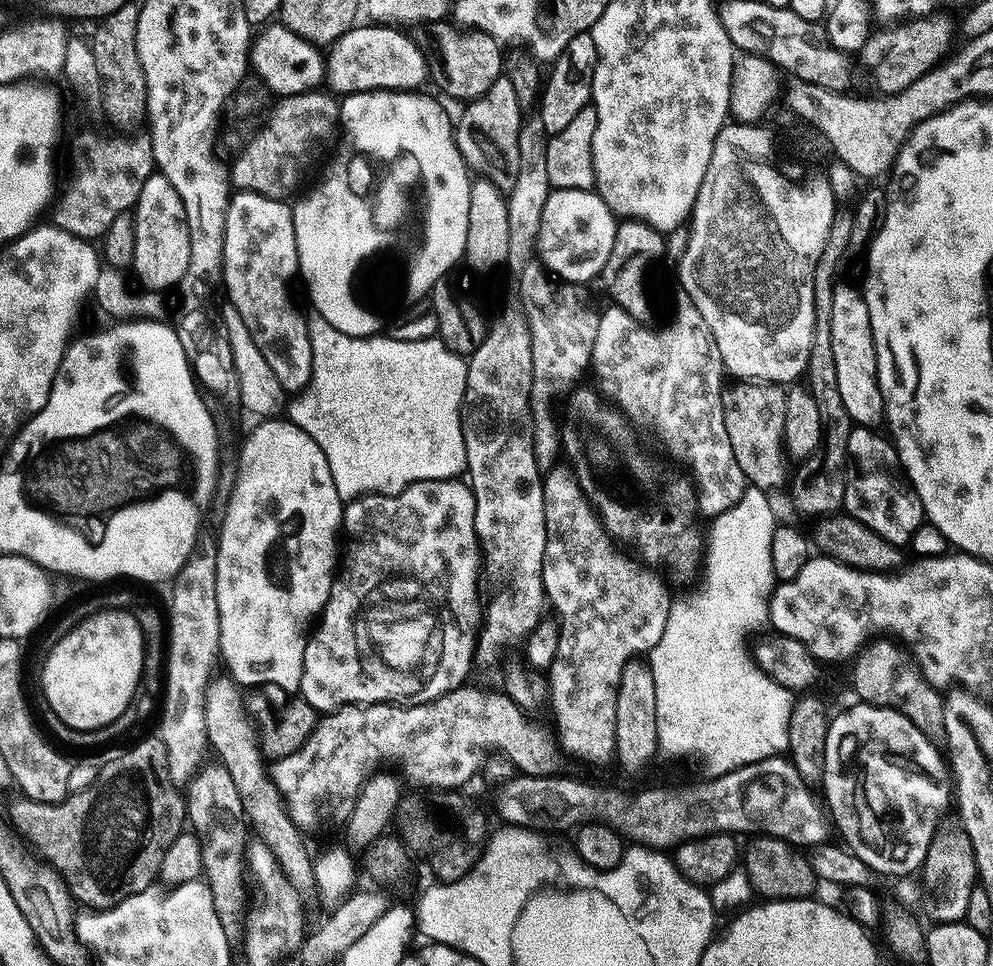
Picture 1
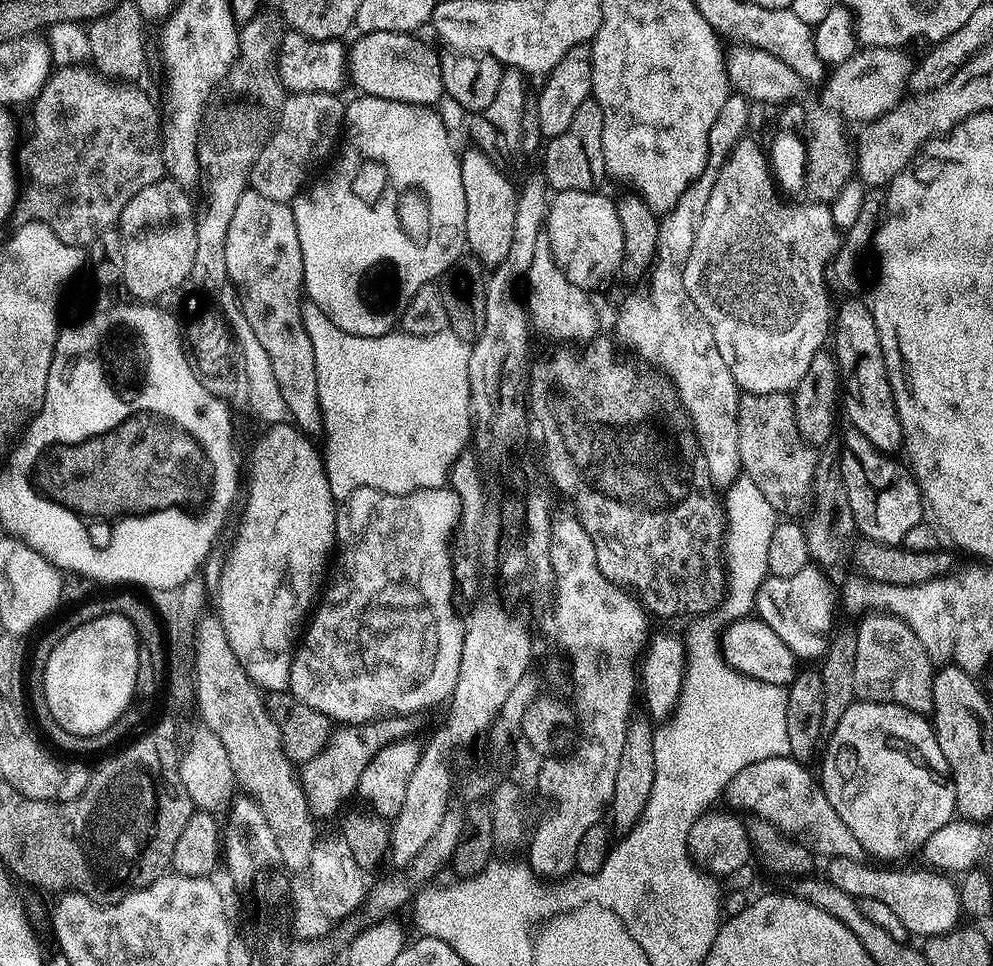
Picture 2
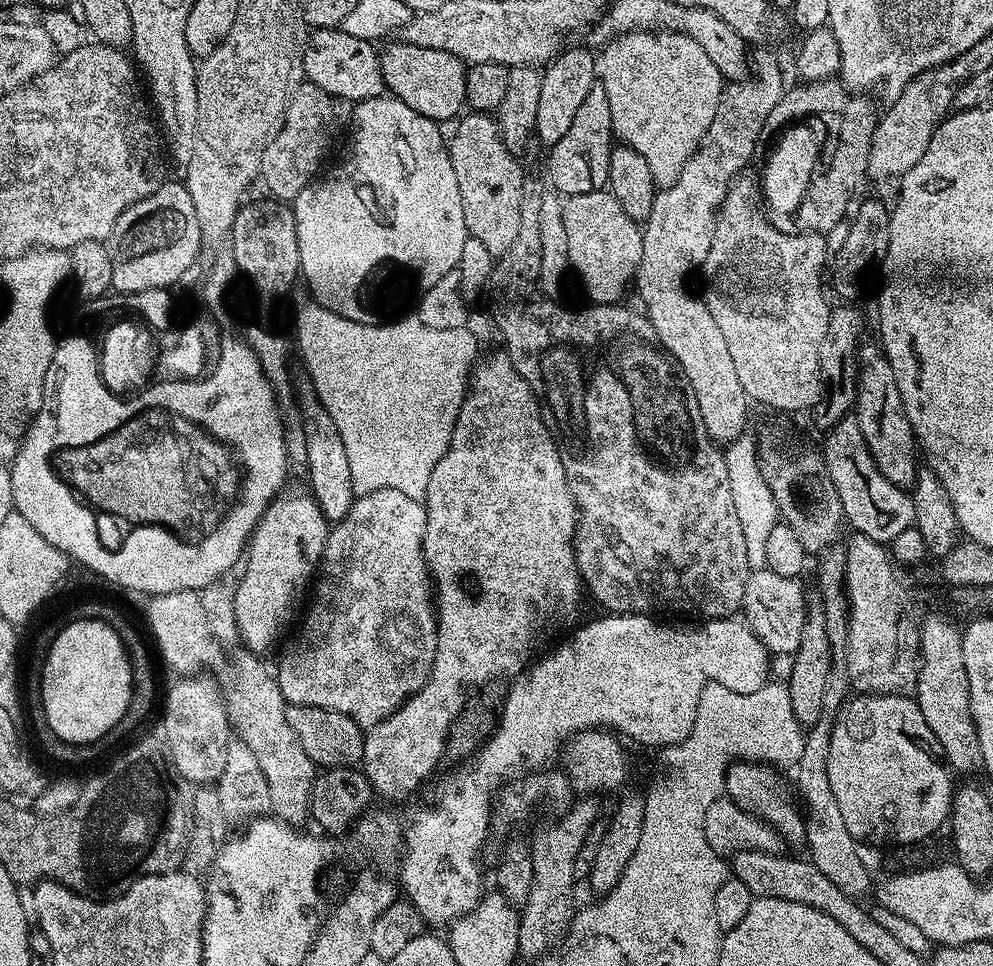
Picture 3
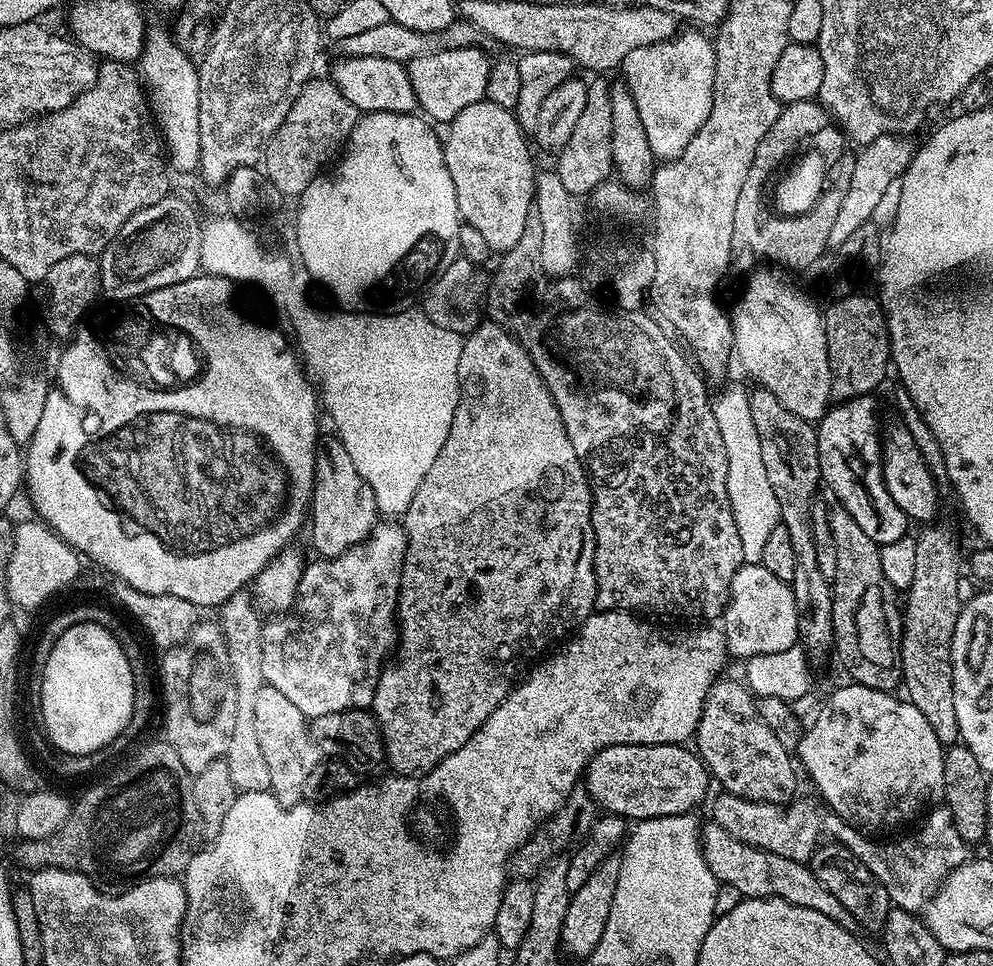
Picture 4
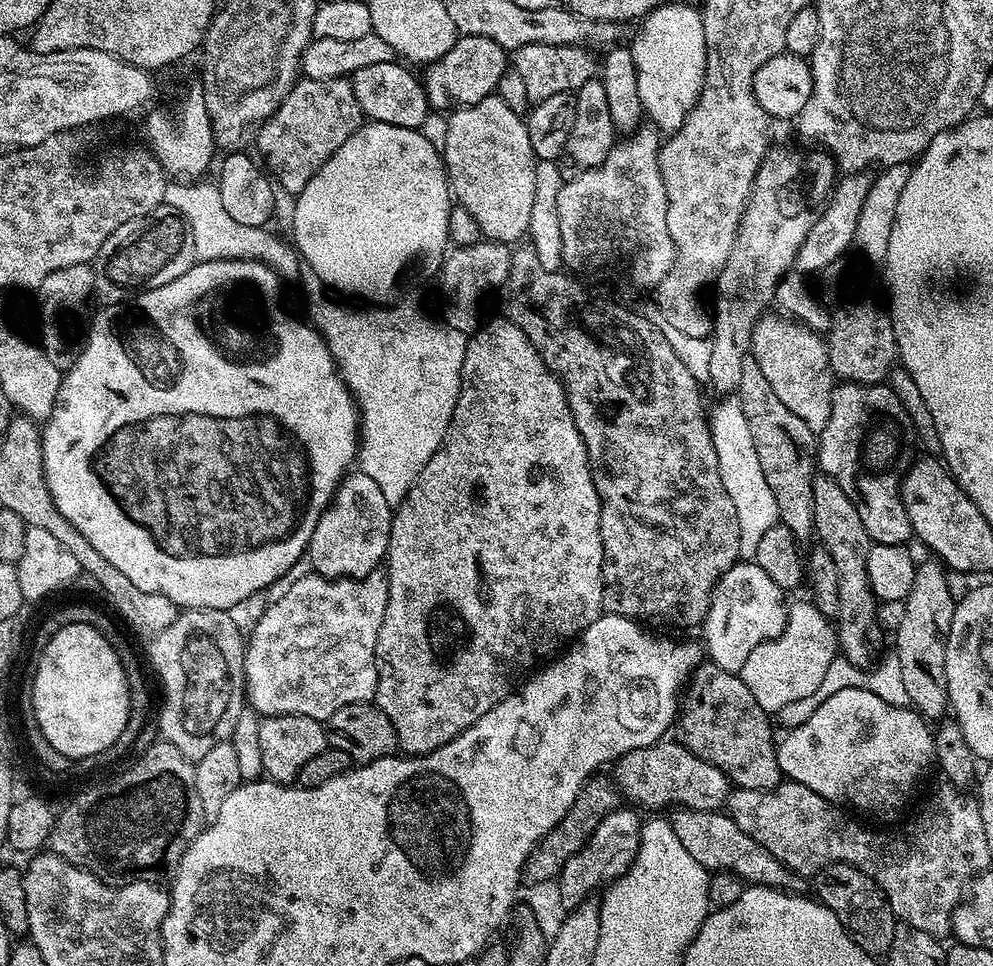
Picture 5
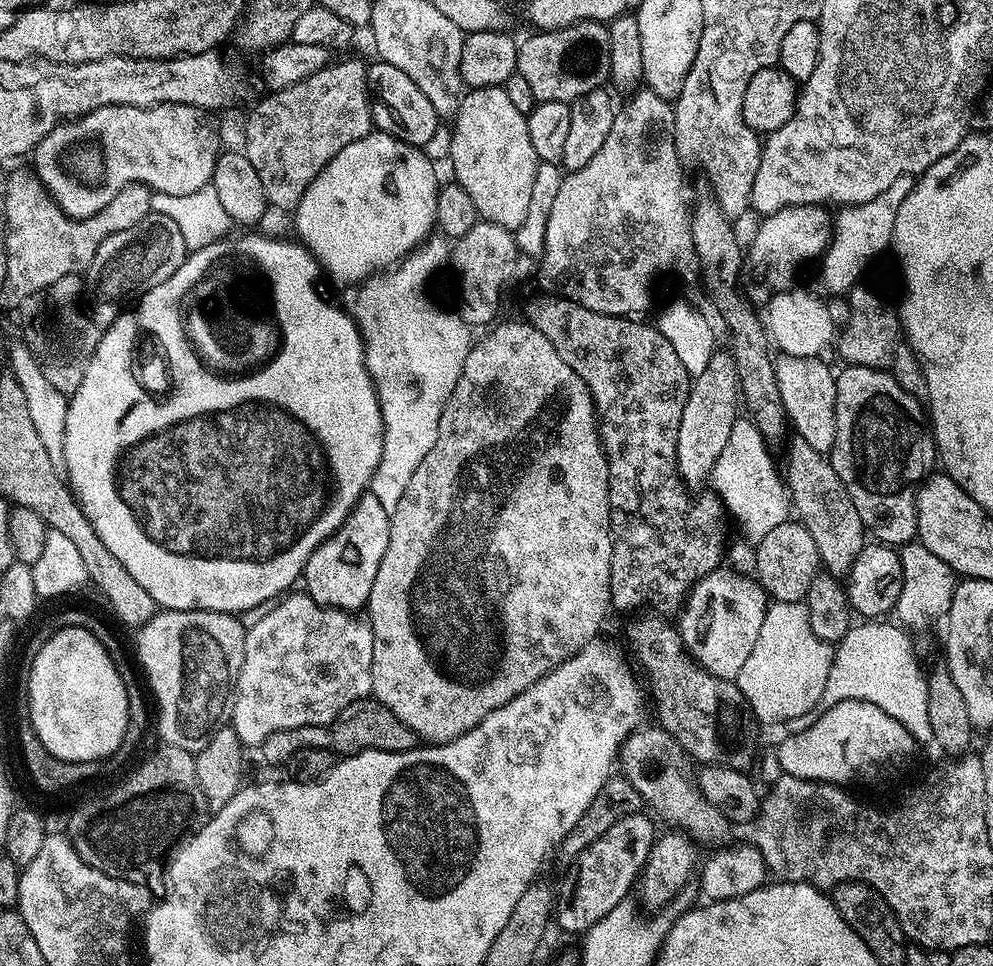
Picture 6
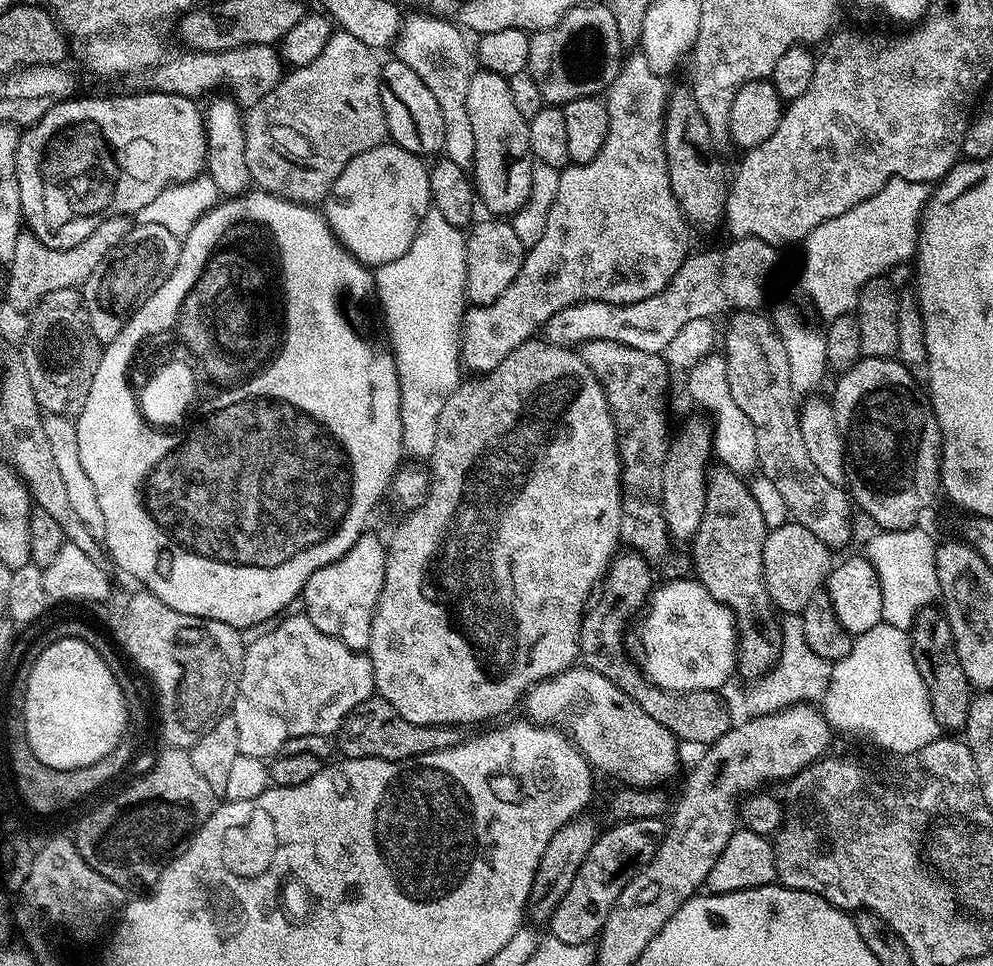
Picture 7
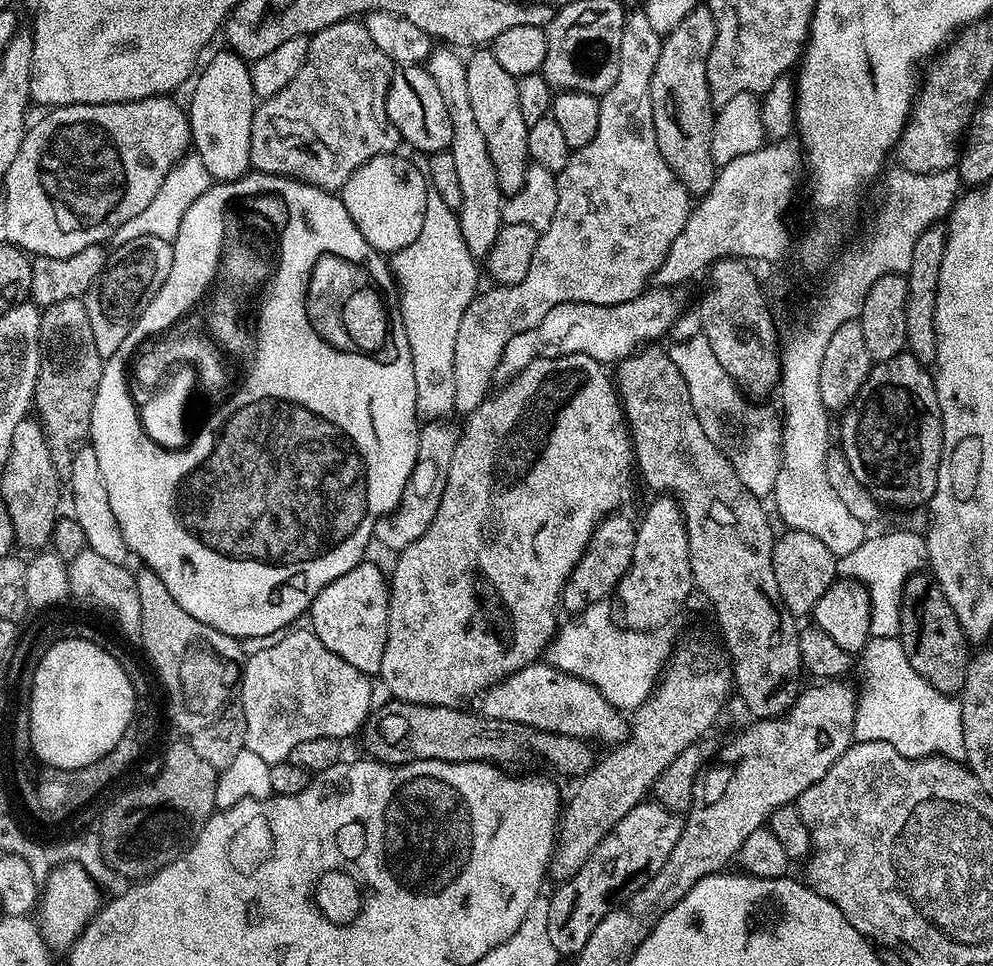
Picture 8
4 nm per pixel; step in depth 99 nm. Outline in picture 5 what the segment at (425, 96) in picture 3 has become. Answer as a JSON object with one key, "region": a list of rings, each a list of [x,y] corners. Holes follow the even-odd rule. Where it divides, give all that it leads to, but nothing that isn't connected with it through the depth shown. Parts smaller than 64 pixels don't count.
{"region":[[[460,36],[456,45],[442,58],[427,65],[425,76],[422,76],[424,93],[428,95],[428,103],[433,109],[455,109],[465,104],[477,104],[478,101],[493,95],[498,86],[498,78],[506,70],[504,64],[506,50],[498,46],[498,42],[490,42],[490,38],[477,36]]]}

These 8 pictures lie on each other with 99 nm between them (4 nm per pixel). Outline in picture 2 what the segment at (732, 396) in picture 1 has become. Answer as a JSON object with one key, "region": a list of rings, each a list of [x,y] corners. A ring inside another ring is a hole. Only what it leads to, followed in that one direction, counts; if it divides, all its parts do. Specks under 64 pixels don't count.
{"region":[[[789,393],[741,395],[738,406],[738,458],[743,475],[748,476],[758,490],[762,490],[766,502],[770,502],[781,517],[800,518],[811,509],[818,452],[798,434],[794,402]]]}

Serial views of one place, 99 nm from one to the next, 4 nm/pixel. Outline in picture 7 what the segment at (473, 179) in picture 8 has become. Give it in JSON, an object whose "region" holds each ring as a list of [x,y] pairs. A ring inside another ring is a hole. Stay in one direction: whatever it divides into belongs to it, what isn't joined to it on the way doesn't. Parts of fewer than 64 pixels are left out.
{"region":[[[412,14],[400,25],[400,36],[394,45],[395,59],[406,62],[422,82],[434,94],[442,110],[444,123],[443,155],[458,166],[471,169],[474,158],[474,129],[470,126],[470,113],[466,110],[466,93],[470,90],[470,78],[474,71],[474,56],[470,44],[464,41],[465,33],[451,19],[439,20],[436,16]]]}

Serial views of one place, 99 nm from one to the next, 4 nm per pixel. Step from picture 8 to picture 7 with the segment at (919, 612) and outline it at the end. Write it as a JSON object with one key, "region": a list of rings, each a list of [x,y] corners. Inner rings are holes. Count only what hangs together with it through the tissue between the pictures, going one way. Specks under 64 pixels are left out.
{"region":[[[939,607],[923,608],[914,618],[910,635],[914,666],[918,670],[918,674],[922,674],[922,682],[926,682],[934,718],[940,724],[941,729],[963,729],[966,718],[970,714],[974,689],[966,678],[966,670],[962,670],[962,662],[958,662],[958,650],[947,616]]]}

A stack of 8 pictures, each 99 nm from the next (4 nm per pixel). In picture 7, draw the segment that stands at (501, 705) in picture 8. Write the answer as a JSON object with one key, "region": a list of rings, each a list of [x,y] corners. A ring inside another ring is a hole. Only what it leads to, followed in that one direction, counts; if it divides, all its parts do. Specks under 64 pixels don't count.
{"region":[[[573,666],[567,668],[565,671],[554,675],[549,679],[544,679],[540,683],[536,683],[529,688],[524,699],[522,701],[522,709],[524,708],[523,715],[527,717],[531,722],[536,724],[543,724],[545,726],[555,726],[563,731],[567,732],[567,735],[571,738],[572,742],[587,758],[590,765],[592,765],[595,771],[600,771],[614,777],[619,778],[619,783],[626,785],[631,788],[654,788],[661,787],[663,783],[672,779],[678,772],[680,766],[680,756],[678,754],[677,748],[680,747],[679,741],[673,735],[672,732],[666,730],[660,722],[655,722],[654,718],[650,717],[650,714],[646,713],[646,710],[642,709],[642,706],[638,705],[638,702],[634,702],[629,695],[627,695],[620,687],[616,684],[610,682],[604,675],[598,674],[597,671],[594,671],[593,668],[587,666]]]}

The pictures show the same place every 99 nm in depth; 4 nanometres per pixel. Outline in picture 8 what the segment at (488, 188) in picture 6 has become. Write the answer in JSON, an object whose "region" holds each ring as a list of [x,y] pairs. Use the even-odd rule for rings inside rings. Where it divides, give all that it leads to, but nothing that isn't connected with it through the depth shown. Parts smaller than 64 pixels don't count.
{"region":[[[480,46],[466,60],[466,94],[470,94],[470,107],[482,130],[486,150],[490,150],[490,162],[494,162],[494,174],[498,174],[498,186],[505,197],[522,190],[526,178],[528,159],[528,127],[522,122],[518,107],[517,77],[506,74],[498,58],[487,47]]]}

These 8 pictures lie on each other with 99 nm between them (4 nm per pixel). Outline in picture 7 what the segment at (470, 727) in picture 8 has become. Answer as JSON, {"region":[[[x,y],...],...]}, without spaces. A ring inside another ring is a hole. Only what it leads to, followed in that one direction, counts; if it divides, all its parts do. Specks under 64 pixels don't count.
{"region":[[[378,694],[362,702],[342,722],[339,732],[335,733],[334,744],[341,757],[382,758],[383,760],[405,760],[418,758],[422,754],[430,754],[438,750],[453,748],[462,739],[459,727],[443,724],[442,726],[418,726],[414,722],[406,722],[390,702],[386,702]]]}

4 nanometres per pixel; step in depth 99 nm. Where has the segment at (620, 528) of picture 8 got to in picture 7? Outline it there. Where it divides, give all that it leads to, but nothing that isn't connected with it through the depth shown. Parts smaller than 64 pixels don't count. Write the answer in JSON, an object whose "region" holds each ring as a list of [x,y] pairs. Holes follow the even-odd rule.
{"region":[[[624,550],[613,557],[608,565],[608,572],[601,581],[599,594],[584,613],[584,621],[580,627],[579,659],[587,667],[593,668],[620,687],[634,702],[638,702],[655,722],[660,722],[666,730],[672,732],[678,741],[689,740],[690,743],[701,746],[713,744],[719,736],[726,734],[730,727],[728,708],[720,697],[721,693],[662,690],[657,684],[649,682],[639,667],[633,661],[631,664],[620,649],[620,631],[623,630],[624,623],[636,611],[639,613],[651,597],[654,583],[652,584],[650,571],[651,565],[638,552]]]}

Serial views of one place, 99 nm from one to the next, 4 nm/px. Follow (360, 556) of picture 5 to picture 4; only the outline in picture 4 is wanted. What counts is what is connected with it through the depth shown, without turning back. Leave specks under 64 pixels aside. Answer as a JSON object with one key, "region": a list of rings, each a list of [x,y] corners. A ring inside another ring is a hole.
{"region":[[[331,438],[316,450],[316,480],[312,484],[310,505],[310,528],[312,544],[321,552],[321,557],[335,558],[355,544],[363,544],[378,523],[376,499],[370,486],[354,470],[350,454],[339,438]]]}

